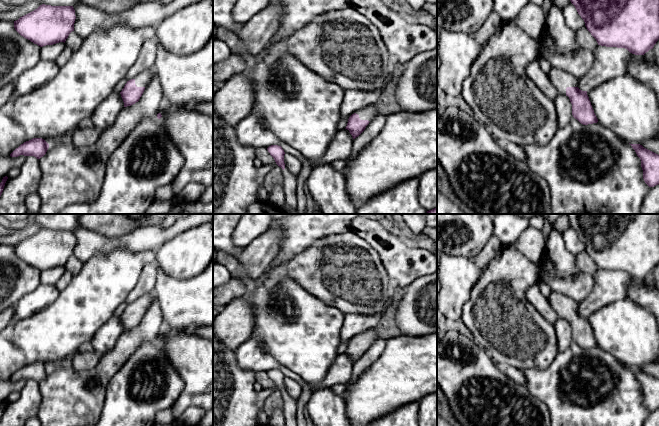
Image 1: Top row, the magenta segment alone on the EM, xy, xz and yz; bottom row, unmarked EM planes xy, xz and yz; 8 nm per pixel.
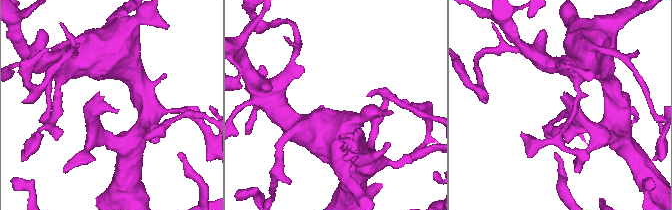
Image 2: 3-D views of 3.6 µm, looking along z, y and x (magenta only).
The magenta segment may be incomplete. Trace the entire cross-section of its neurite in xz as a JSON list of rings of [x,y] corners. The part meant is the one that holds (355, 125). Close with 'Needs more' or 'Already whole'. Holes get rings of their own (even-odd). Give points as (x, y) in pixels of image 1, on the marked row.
[[[375,104],[367,106],[352,114],[345,129],[352,135],[353,139],[358,137],[377,114],[381,113],[381,105]]]. Needs more

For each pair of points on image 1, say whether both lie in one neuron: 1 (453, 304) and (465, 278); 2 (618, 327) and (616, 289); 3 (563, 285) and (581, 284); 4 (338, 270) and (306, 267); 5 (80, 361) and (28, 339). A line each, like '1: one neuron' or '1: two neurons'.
1: one neuron
2: two neurons
3: one neuron
4: one neuron
5: two neurons

